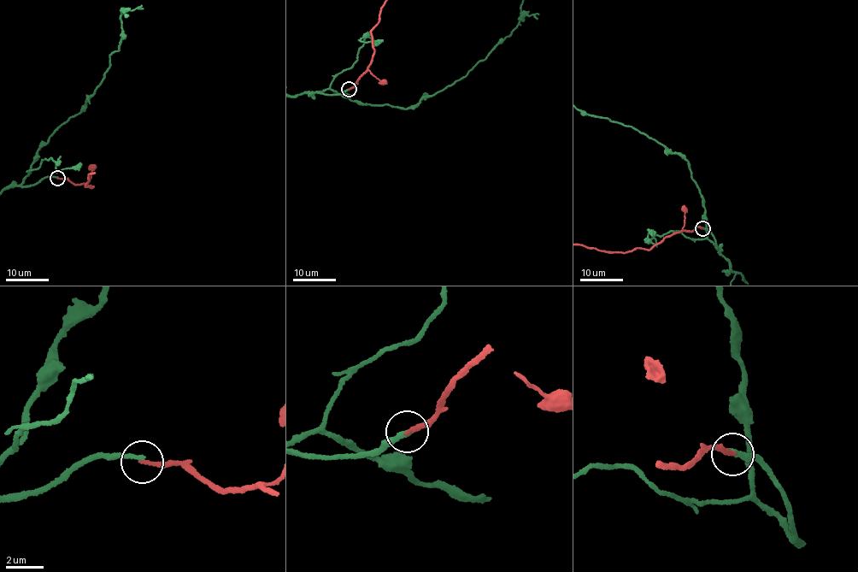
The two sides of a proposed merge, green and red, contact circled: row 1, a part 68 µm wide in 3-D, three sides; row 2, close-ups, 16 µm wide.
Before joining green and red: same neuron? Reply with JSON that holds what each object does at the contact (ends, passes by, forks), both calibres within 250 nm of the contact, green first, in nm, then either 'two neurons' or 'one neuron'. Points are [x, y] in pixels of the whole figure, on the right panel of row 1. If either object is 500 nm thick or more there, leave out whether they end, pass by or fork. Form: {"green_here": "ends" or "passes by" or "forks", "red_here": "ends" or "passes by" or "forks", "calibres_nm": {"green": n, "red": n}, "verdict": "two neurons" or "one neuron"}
{"green_here": "ends", "red_here": "ends", "calibres_nm": {"green": 240, "red": 190}, "verdict": "two neurons"}

